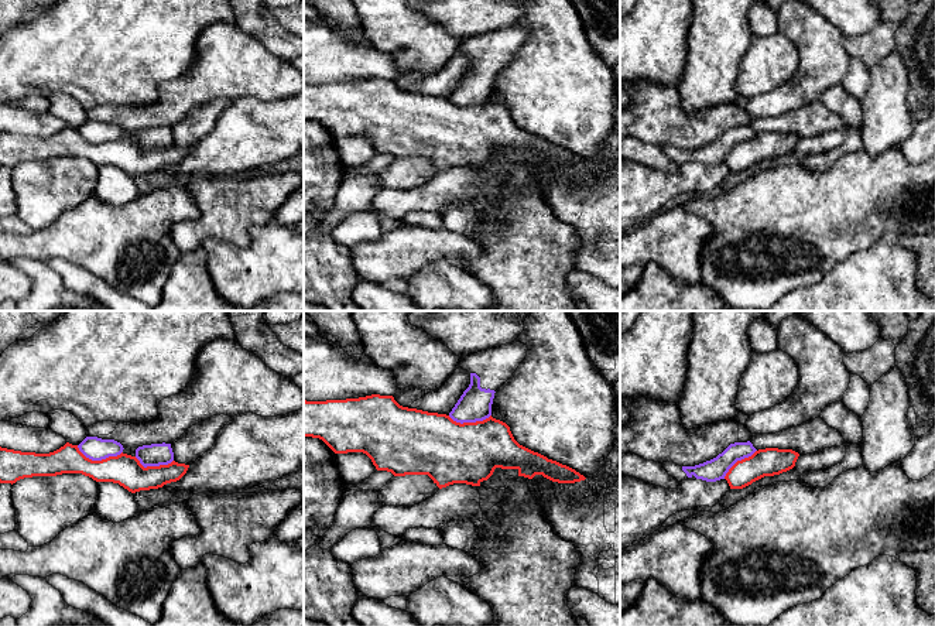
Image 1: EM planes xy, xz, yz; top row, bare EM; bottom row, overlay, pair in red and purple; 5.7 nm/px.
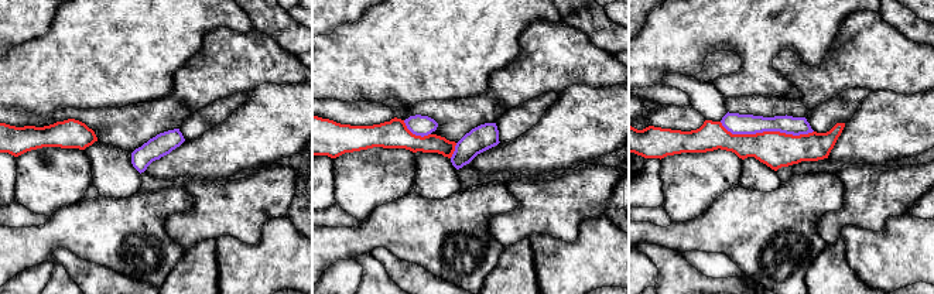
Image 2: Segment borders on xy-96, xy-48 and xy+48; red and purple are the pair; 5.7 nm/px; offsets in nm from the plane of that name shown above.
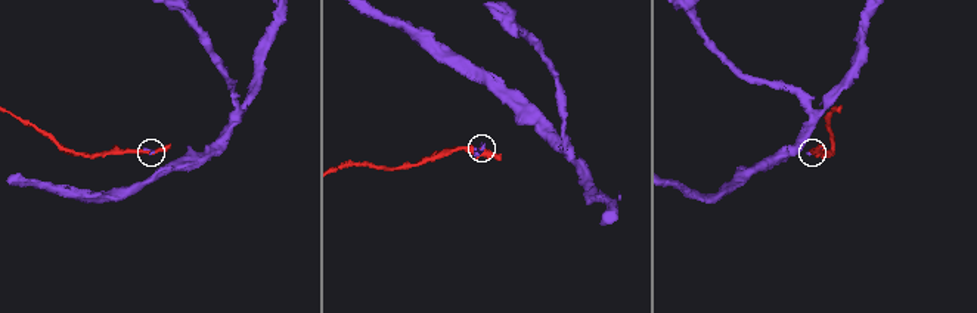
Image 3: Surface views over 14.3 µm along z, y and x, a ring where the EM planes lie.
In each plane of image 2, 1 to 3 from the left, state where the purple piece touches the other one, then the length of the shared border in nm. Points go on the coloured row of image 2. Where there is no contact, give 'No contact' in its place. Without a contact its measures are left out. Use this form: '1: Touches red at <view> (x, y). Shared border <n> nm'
1: No contact
2: Touches red at xy-48 (414, 134). Shared border 180 nm
3: Touches red at xy+48 (766, 132). Shared border 550 nm

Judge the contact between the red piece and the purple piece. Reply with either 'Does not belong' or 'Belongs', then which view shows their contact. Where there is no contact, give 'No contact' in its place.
Does not belong. Touches red in xy

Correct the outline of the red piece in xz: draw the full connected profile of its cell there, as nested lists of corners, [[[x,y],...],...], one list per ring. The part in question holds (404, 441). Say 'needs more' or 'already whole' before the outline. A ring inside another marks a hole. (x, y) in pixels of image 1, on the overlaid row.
already whole | [[[393,396],[304,400],[304,437],[322,439],[335,454],[363,452],[377,471],[394,476],[428,475],[439,489],[453,483],[480,486],[496,468],[517,469],[518,476],[528,479],[542,475],[558,483],[586,479],[575,469],[520,445],[510,427],[492,415],[483,421],[460,424],[446,414],[403,407]]]

